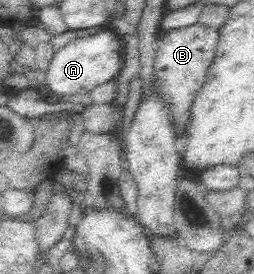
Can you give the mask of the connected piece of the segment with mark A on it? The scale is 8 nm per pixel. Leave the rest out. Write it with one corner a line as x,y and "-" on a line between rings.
107,27
96,34
77,38
66,44
50,61
46,71
48,87
57,96
75,94
87,98
94,88
119,76
123,58
122,41
115,31

